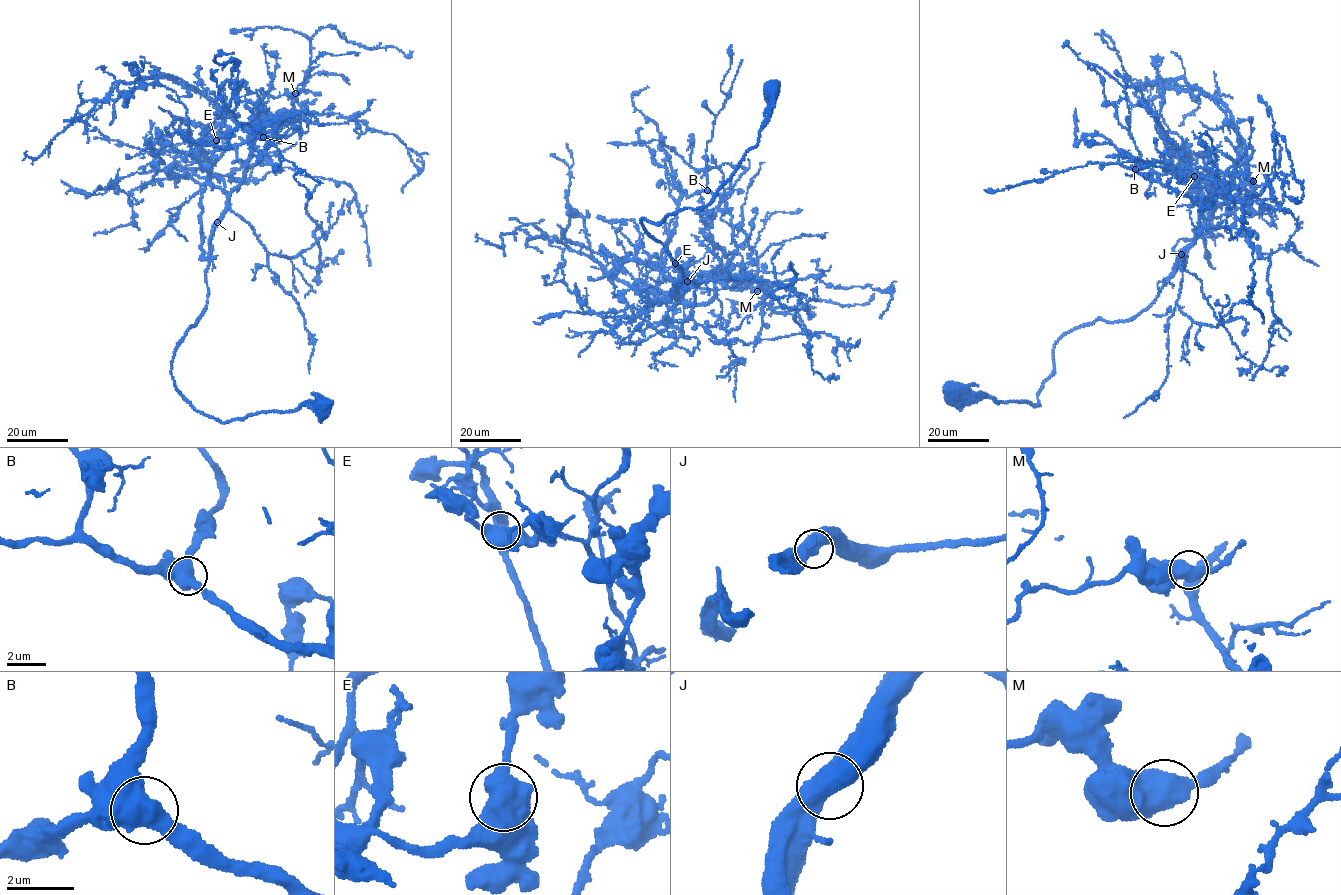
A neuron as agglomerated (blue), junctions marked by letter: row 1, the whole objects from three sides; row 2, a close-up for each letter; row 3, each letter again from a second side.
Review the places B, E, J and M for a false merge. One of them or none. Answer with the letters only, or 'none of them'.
none of them

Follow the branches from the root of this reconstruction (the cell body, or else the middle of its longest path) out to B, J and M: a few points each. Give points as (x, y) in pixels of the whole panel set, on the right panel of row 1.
B: (953, 393), (1038, 404), (1062, 336), (1100, 318), (1124, 321), (1155, 299), (1210, 196), (1182, 196), (1135, 169)
J: (953, 393), (1038, 404), (1055, 343), (1100, 318), (1138, 315), (1181, 254)
M: (953, 393), (1038, 404), (1055, 343), (1100, 318), (1138, 315), (1193, 243), (1203, 203), (1235, 175), (1253, 181)

